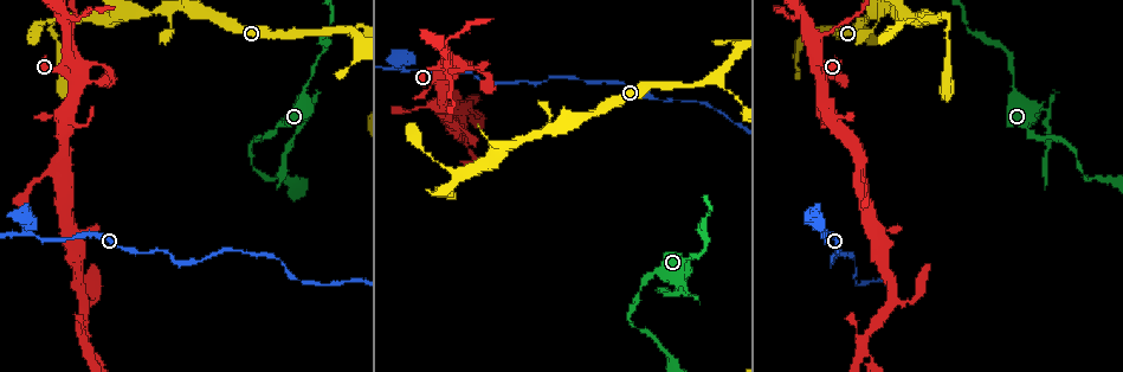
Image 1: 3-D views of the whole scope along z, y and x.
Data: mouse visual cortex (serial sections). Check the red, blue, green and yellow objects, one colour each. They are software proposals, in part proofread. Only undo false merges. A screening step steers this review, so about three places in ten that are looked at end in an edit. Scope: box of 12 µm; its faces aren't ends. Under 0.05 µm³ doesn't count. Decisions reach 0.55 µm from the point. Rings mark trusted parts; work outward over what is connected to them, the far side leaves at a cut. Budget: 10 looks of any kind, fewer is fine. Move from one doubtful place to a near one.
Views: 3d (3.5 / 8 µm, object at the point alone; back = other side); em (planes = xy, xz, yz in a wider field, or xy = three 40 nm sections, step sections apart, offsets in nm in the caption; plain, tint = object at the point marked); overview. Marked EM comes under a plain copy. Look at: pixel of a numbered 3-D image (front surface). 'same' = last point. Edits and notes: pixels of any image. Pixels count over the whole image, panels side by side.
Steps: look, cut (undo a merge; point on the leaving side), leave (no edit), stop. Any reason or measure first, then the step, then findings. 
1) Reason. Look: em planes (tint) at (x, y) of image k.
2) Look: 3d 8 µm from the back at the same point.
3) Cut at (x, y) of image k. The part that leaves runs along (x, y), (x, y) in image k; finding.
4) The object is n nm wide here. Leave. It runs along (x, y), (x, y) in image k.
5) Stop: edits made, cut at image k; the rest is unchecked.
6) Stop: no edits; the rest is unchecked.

Narrows sharply. Look: 3d 8 µm at (689, 292) of image 1.

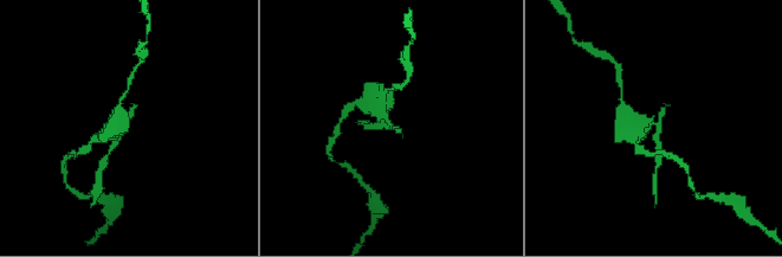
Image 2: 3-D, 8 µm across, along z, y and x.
Look: 3d 3.5 µm at (657, 128) of image 2.

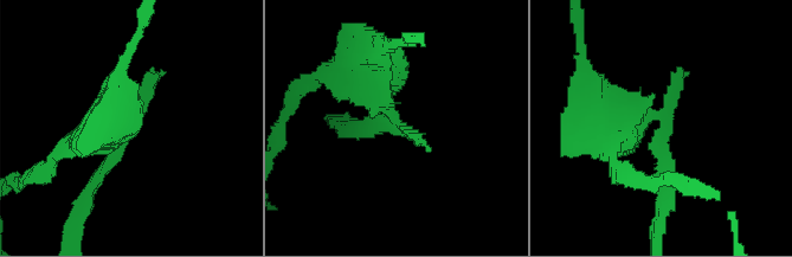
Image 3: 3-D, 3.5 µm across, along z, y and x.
Now the EM. Look: em xy step 2 (tint) at (665, 129) of image 3.

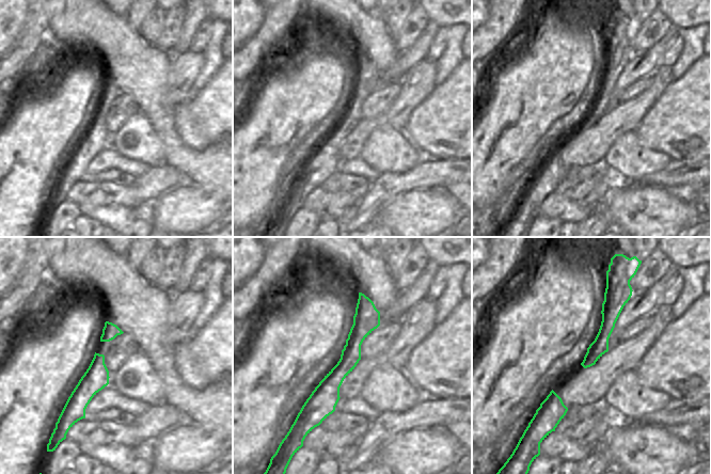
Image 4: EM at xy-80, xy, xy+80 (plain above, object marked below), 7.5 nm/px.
The object is 160 nm wide here. Cut at (114, 160) of image 3. The part that leaves runs along (398, 127), (347, 130), (340, 124) in image 3; two cells meet here.

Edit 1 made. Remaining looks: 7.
Look: overview.

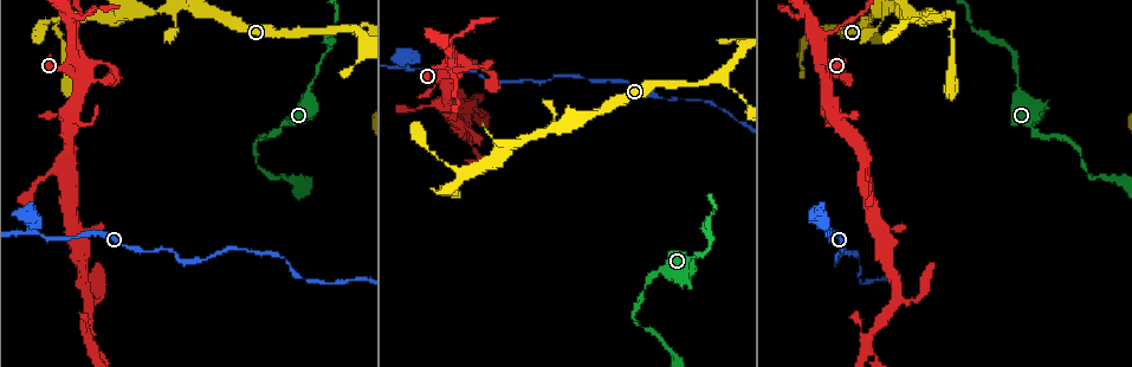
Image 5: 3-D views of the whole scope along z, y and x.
Three arms meet. Look: 3d 3.5 µm at (717, 75) of image 5.

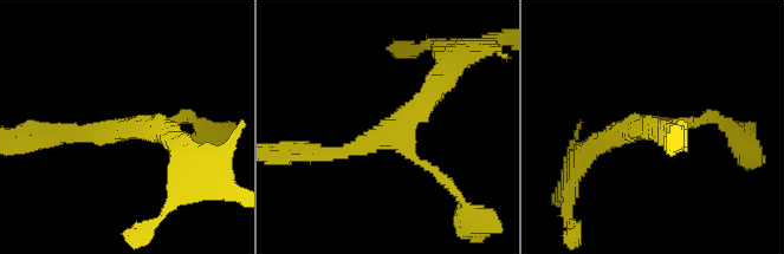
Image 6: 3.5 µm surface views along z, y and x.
Look: em planes (tint) at (127, 130) of image 6.

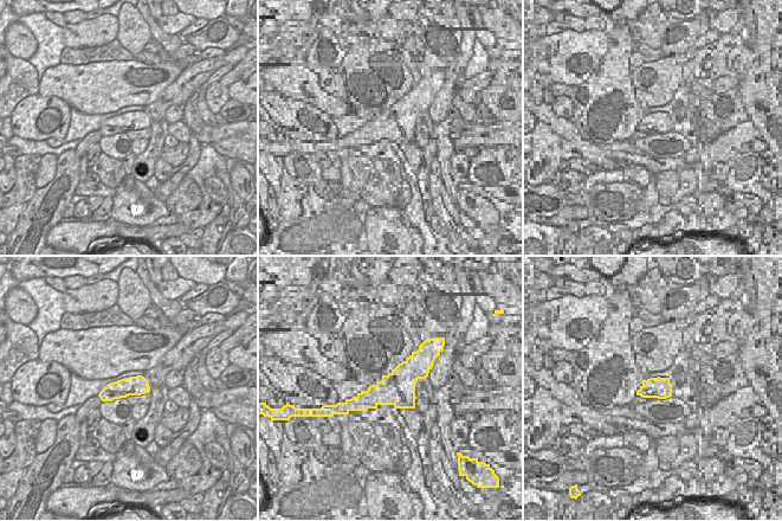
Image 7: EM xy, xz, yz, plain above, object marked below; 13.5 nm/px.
3 arms meet here. Leave. It runs along (313, 154), (382, 139), (445, 78) in image 6; continuous, no second cell.

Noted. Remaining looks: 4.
A fork. Look: 3d 3.5 µm at (408, 70) of image 5.

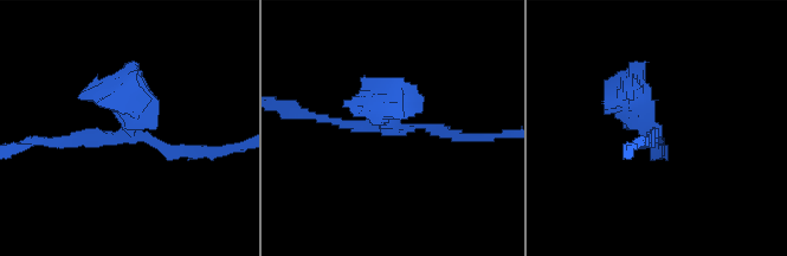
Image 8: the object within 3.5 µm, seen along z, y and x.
3 arms meet here; the arms are 100, 150, 350 nm wide. Look: em xy step 1 (tint) at (129, 132) of image 8.

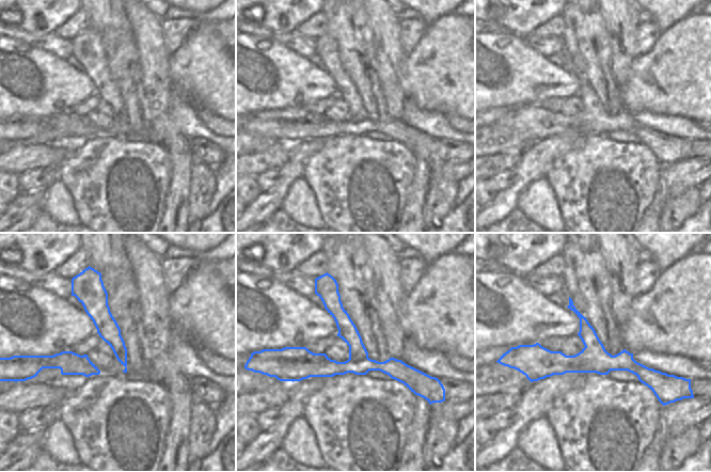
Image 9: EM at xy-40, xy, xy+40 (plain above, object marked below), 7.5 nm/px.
Cut it another way. Look: em xy step 5 (tint) at the same point.

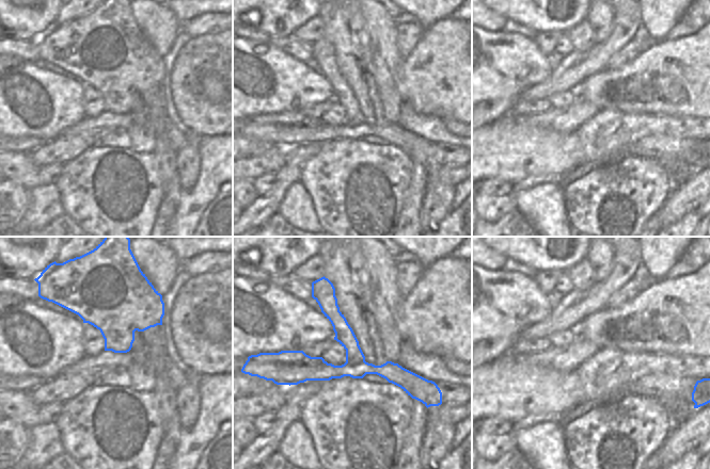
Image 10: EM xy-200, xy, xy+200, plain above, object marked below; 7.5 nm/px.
Cut at (153, 109) of image 8. The part that leaves runs along (133, 135), (118, 95), (78, 98) in image 8; two cells meet here.

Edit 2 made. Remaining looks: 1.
Stop: edits made, cut at image 3, cut at image 8; the rest is unchecked.

